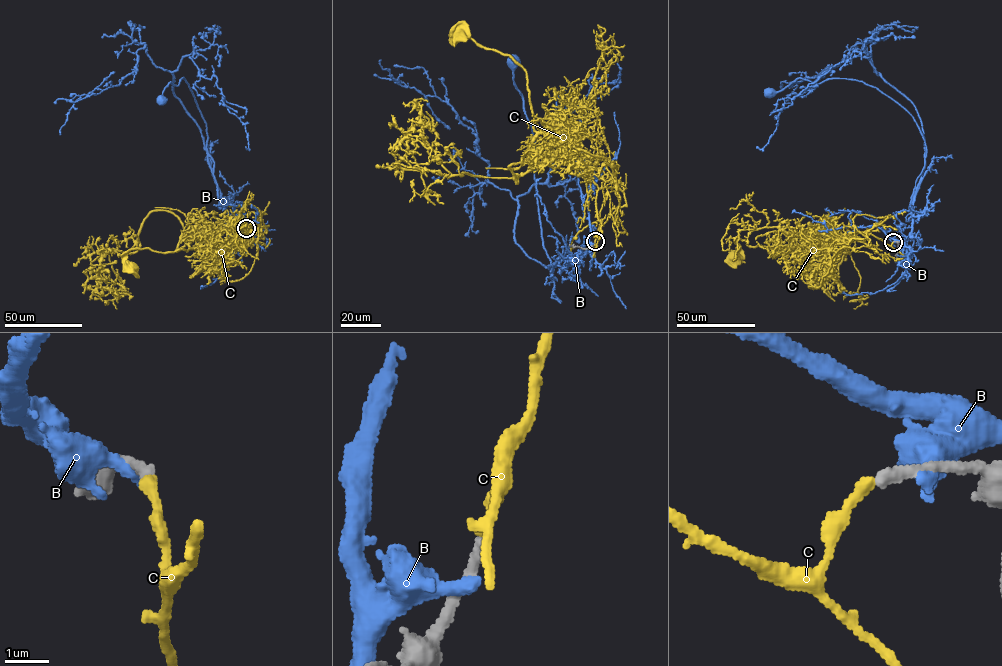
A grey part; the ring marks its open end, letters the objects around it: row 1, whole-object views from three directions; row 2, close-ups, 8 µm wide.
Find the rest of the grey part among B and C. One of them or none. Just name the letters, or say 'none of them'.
C

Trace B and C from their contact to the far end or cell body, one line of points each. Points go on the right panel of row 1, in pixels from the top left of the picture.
B: (895, 241), (911, 231), (924, 166), (926, 146), (914, 119), (856, 80), (798, 78), (770, 94)
C: (893, 242), (866, 234), (813, 252), (750, 247), (738, 238), (732, 258)

